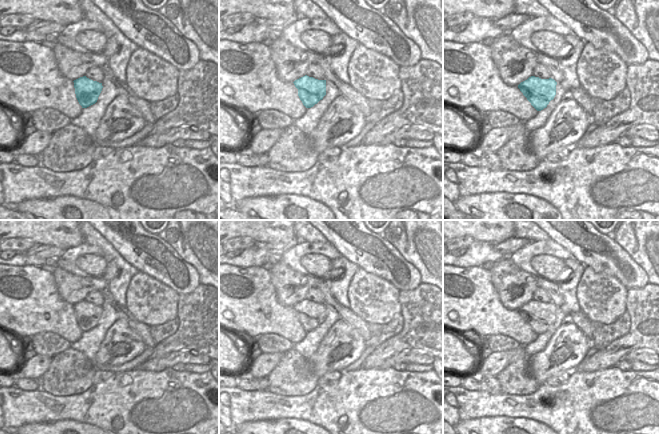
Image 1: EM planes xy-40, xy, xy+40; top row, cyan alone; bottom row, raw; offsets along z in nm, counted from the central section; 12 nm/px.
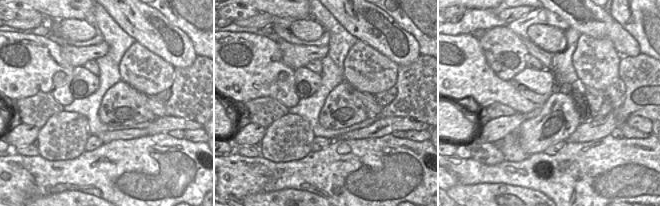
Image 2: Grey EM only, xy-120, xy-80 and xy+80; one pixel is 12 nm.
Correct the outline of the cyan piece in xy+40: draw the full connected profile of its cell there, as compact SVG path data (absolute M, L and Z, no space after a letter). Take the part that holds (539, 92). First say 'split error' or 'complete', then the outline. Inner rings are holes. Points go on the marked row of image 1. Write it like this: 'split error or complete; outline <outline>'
complete; outline M531 76L527 80L521 82L518 88L531 105L537 111L541 111L554 99L556 95L556 85L557 82L552 78L541 79Z

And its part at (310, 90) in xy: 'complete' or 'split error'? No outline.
complete

